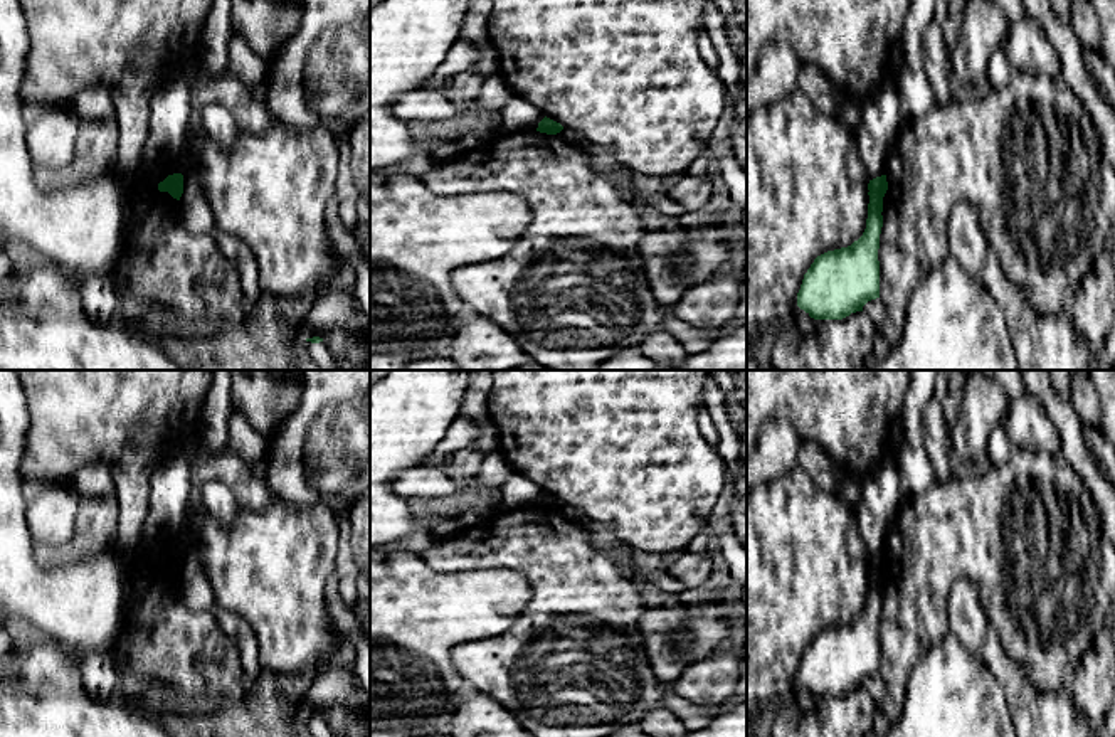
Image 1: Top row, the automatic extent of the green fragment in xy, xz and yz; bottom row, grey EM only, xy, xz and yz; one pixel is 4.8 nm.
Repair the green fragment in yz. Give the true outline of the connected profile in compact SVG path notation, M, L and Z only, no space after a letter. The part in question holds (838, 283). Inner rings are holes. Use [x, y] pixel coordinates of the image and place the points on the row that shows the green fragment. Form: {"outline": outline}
{"outline": "M886 175L868 183L868 219L863 236L848 247L814 259L797 293L797 306L814 320L843 320L880 298L880 234Z"}

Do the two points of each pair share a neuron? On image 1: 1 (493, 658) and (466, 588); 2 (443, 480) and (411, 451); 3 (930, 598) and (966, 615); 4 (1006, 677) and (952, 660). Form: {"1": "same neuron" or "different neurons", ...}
{"1": "different neurons", "2": "different neurons", "3": "different neurons", "4": "different neurons"}

